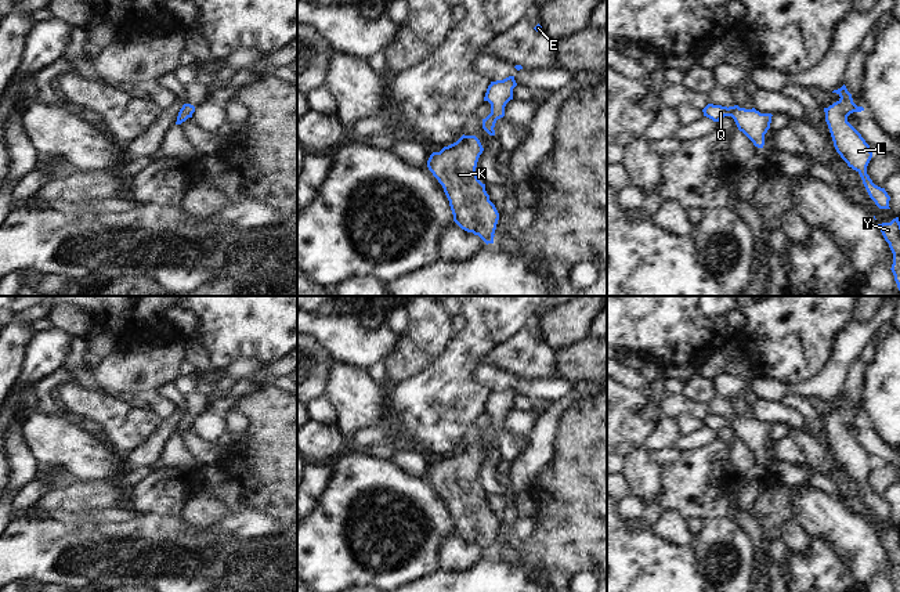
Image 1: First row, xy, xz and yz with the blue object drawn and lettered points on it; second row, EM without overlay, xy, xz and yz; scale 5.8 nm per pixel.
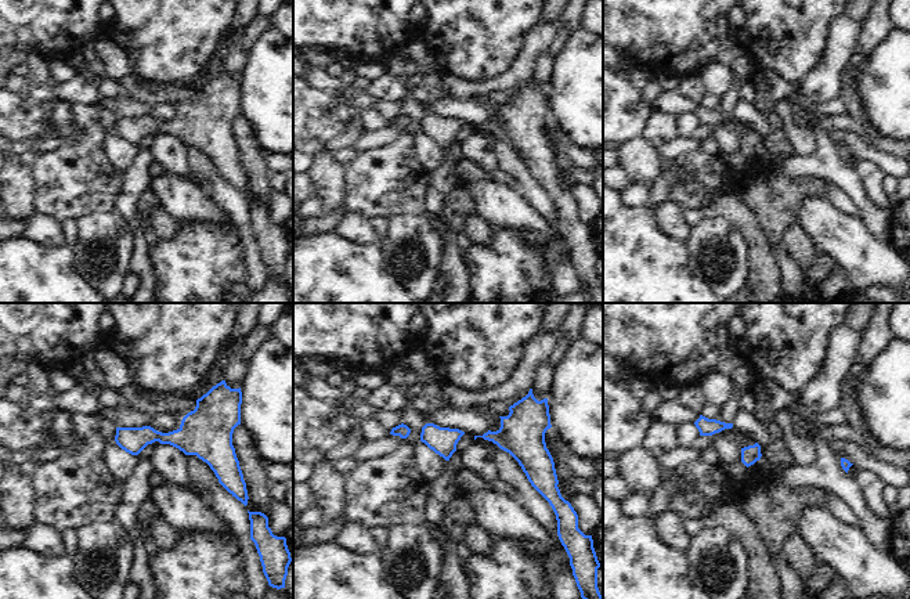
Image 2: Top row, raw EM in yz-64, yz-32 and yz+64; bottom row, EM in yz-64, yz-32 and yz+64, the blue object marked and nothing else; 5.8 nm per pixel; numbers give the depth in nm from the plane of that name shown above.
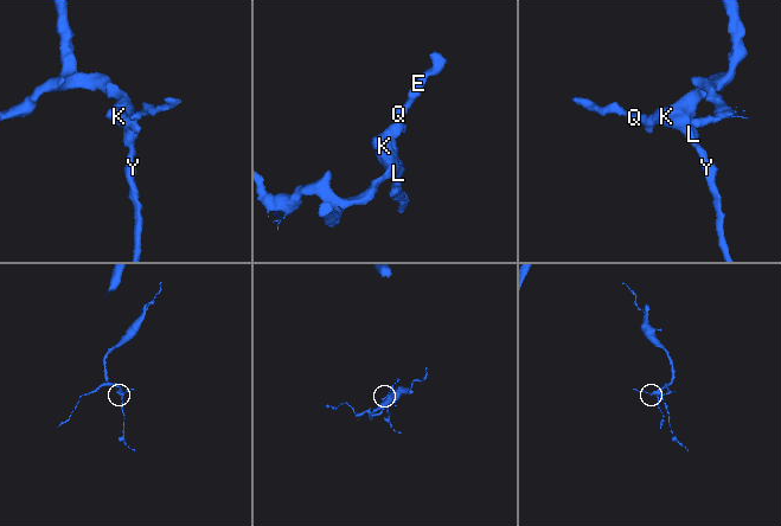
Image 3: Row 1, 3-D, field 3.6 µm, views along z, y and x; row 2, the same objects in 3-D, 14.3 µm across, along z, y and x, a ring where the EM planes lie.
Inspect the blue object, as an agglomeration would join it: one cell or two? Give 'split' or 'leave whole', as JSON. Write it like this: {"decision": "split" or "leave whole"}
{"decision": "leave whole"}

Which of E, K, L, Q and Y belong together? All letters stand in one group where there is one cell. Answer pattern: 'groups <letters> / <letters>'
groups E K L Q Y

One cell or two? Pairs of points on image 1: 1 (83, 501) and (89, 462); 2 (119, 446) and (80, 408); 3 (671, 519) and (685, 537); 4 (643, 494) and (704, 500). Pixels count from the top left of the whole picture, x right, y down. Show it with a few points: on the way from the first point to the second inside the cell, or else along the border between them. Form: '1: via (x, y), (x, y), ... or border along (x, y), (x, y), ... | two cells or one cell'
1: border along (78, 480), (115, 482) | two cells
2: via (119, 433), (93, 408) | one cell
3: via (671, 523), (680, 533) | one cell
4: border along (662, 472), (662, 490), (658, 497) | two cells

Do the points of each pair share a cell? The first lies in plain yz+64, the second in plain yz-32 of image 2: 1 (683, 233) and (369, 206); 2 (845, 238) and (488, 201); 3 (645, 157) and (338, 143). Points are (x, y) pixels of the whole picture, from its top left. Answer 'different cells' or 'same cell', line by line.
1: different cells
2: same cell
3: different cells

